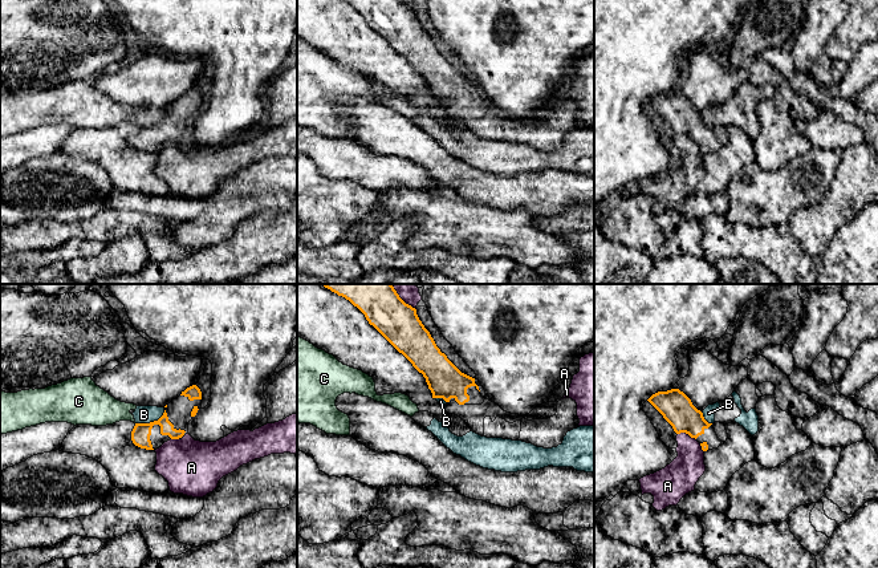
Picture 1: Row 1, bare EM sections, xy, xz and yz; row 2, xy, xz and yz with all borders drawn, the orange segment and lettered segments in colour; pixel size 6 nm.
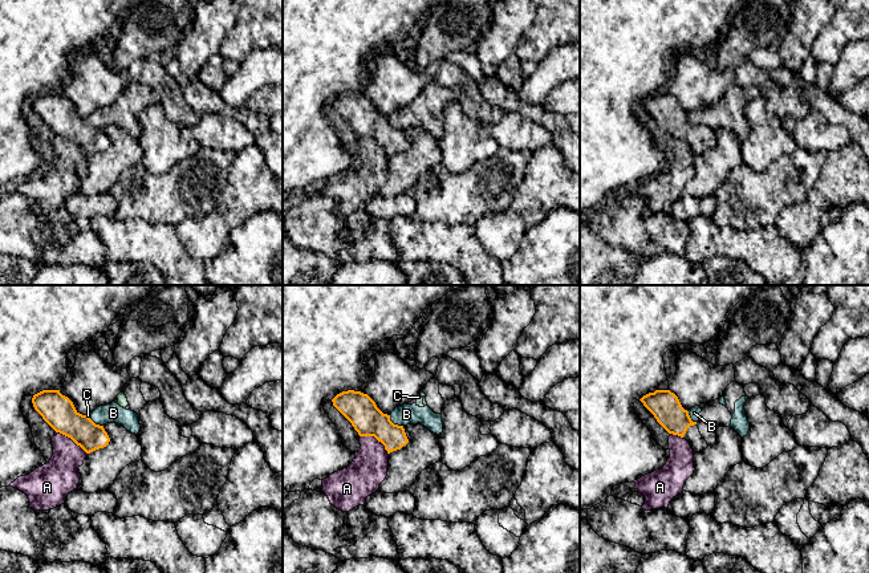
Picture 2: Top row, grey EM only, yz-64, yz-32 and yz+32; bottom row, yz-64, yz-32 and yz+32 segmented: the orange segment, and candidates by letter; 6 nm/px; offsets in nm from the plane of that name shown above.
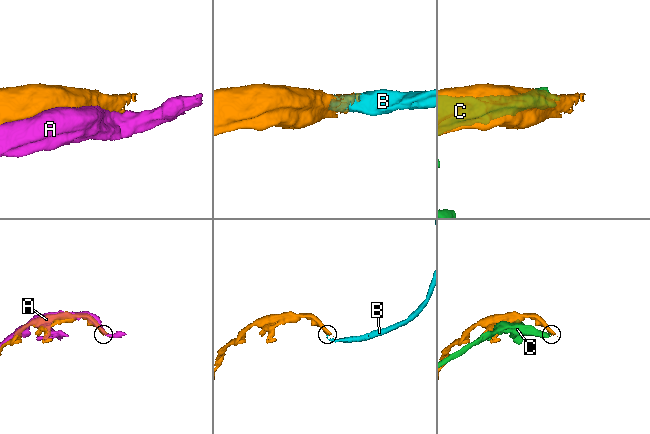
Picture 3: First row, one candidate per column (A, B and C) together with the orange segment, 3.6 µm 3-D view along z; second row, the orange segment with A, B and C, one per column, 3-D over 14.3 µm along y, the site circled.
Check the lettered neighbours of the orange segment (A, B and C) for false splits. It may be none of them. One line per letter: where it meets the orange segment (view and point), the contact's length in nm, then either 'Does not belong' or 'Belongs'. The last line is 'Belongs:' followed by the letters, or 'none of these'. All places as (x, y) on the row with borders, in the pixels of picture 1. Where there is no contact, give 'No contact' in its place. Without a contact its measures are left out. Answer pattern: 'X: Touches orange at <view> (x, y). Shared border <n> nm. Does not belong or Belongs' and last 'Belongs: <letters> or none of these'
A: Touches orange at yz (687, 433). Shared border 120 nm. Does not belong
B: Touches orange at xy (150, 422). Shared border 200 nm. Does not belong
C: Touches orange at xz (431, 392). Shared border 40 nm. Does not belong
Belongs: none of these

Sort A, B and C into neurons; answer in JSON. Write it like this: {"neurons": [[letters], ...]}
{"neurons": [["A"], ["B", "C"]]}

